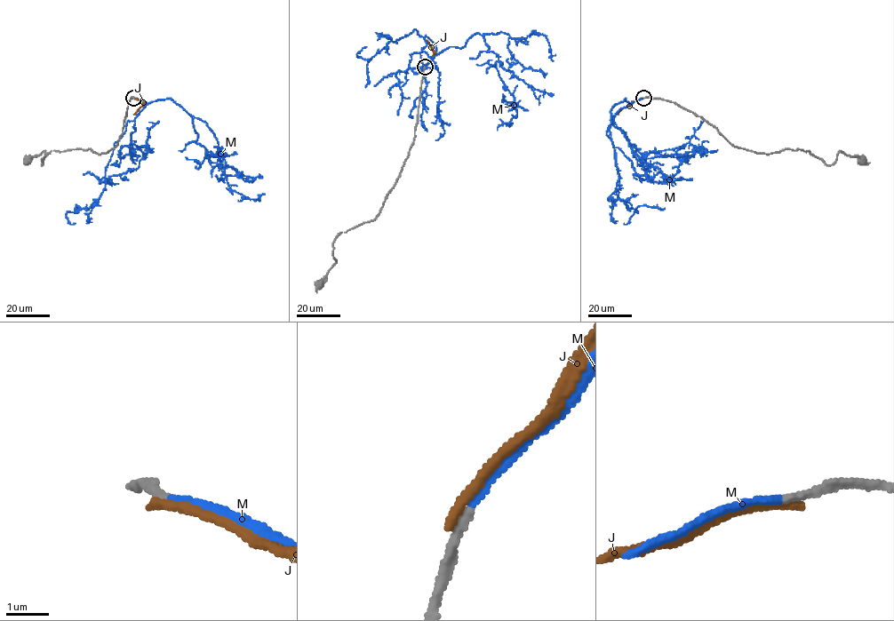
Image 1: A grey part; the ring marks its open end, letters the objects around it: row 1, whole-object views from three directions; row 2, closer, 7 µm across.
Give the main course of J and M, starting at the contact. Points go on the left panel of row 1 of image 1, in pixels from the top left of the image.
J: (133, 98), (142, 103), (134, 115)
M: (133, 98), (145, 103), (171, 99), (204, 121), (218, 143), (232, 190), (259, 200), (261, 194)

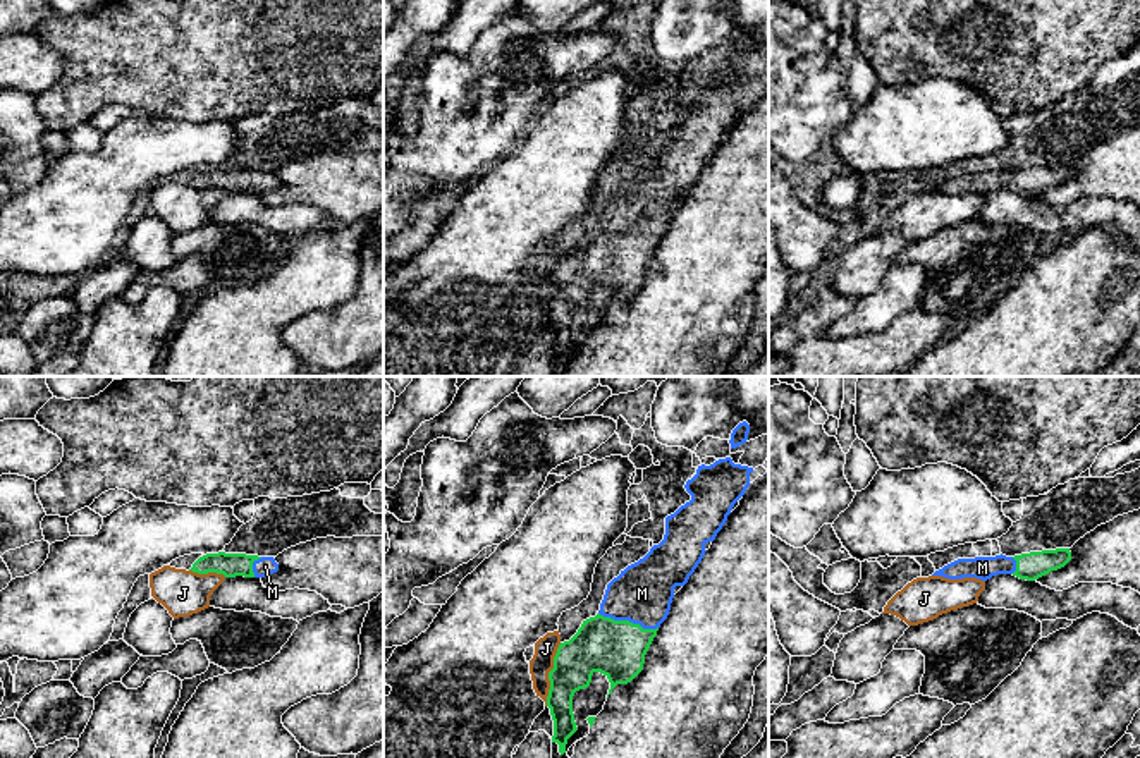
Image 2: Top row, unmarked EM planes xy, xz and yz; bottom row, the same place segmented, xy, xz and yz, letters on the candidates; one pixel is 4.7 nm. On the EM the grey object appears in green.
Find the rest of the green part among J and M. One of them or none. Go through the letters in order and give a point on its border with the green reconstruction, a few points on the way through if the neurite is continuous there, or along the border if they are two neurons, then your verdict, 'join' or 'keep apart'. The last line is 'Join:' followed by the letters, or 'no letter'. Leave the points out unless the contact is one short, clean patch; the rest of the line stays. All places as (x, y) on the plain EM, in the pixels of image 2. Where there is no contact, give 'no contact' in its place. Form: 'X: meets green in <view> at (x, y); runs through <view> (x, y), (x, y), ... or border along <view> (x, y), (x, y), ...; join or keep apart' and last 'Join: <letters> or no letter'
J: meets green in xz at (549, 289); border along xz (561, 258), (554, 272), (554, 282), (549, 287), (545, 320); keep apart
M: meets green in xz at (628, 236); runs through xz (616, 263), (616, 255), (628, 236), (642, 208); join
Join: M

